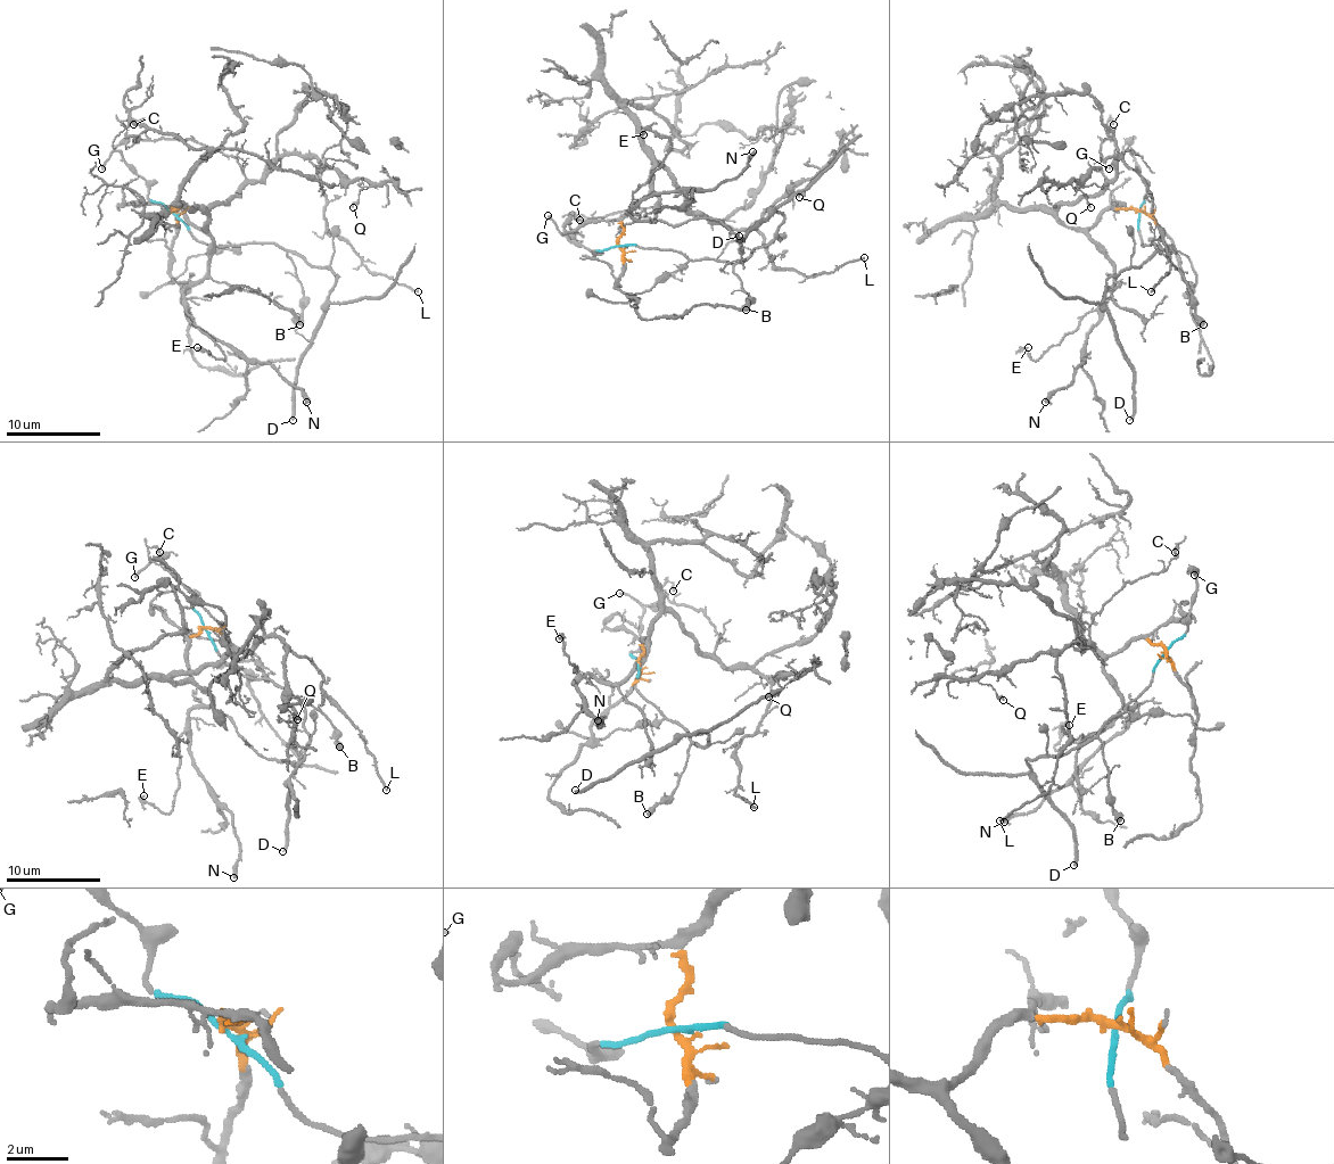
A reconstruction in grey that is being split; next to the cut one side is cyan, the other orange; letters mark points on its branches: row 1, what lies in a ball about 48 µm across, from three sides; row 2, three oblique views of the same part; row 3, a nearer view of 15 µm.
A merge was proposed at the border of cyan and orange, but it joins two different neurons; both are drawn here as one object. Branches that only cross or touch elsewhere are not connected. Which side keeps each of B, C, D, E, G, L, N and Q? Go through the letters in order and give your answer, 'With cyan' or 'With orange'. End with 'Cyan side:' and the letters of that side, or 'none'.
B: With cyan
C: With orange
D: With cyan
E: With orange
G: With cyan
L: With orange
N: With orange
Q: With orange
Cyan side: B, D, G

